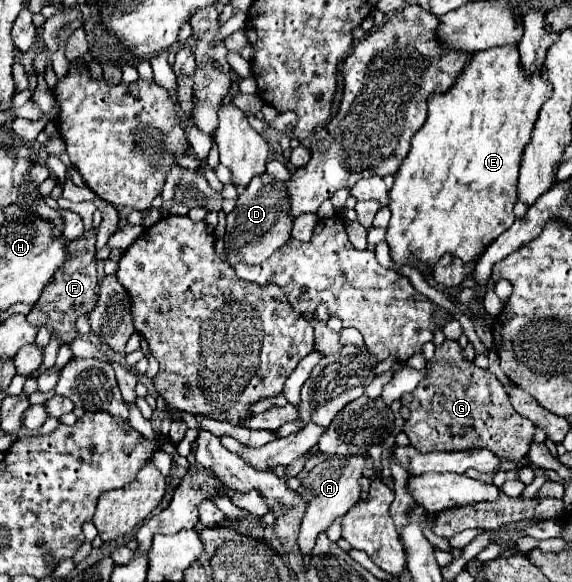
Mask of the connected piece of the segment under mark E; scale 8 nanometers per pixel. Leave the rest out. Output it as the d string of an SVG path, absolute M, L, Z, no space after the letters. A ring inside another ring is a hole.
M502 45L476 51L446 93L432 93L428 97L428 119L412 137L410 153L402 161L388 193L392 217L386 243L398 265L406 265L410 253L418 257L424 267L432 267L444 253L452 253L462 261L478 259L484 247L512 225L512 207L518 201L516 179L520 151L528 145L540 103L544 103L552 91L544 73L544 67L538 67L530 75L520 65L518 47Z

